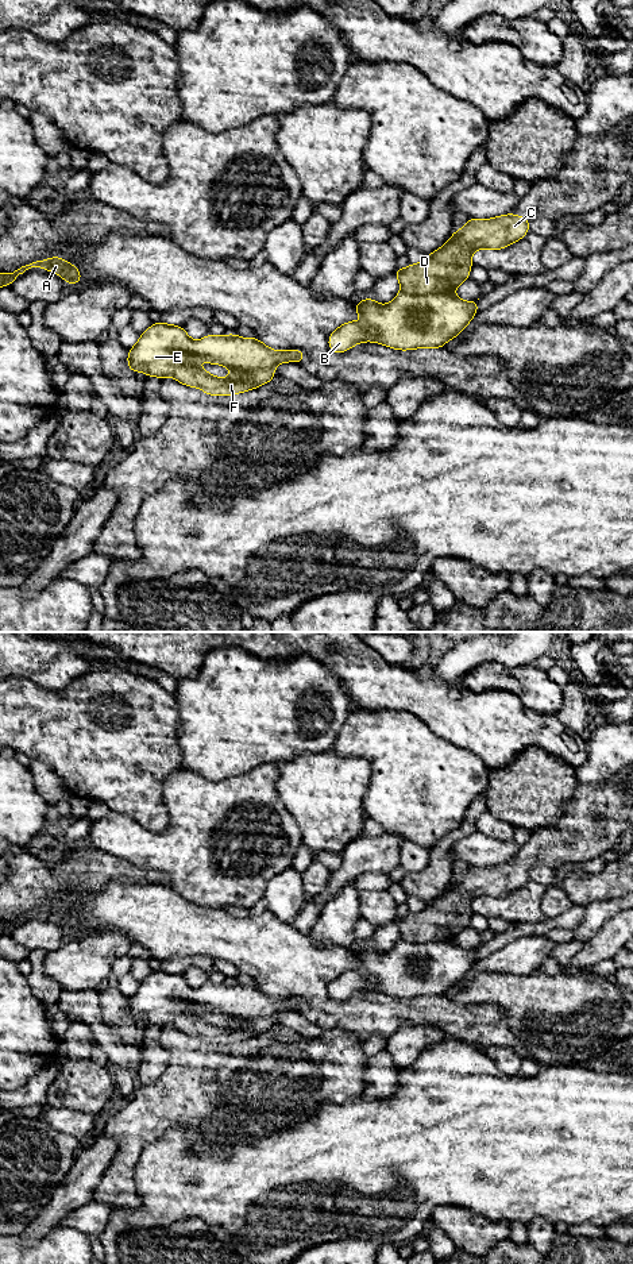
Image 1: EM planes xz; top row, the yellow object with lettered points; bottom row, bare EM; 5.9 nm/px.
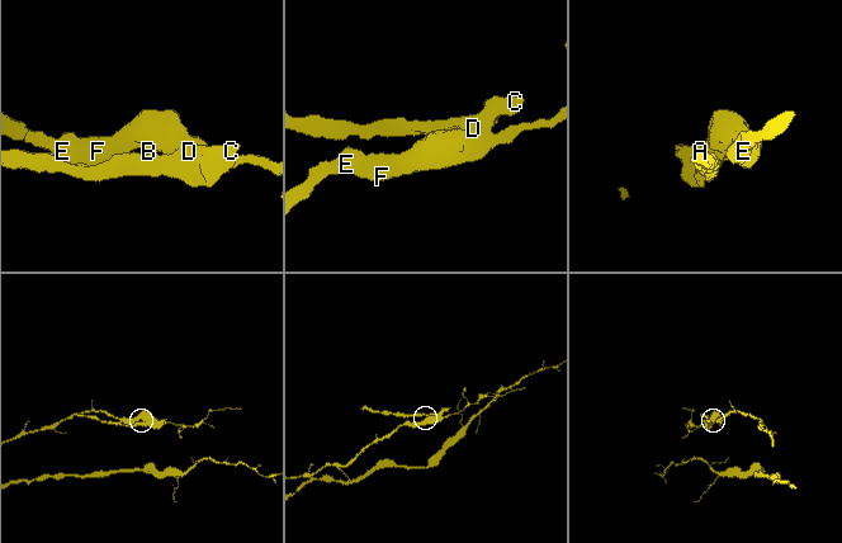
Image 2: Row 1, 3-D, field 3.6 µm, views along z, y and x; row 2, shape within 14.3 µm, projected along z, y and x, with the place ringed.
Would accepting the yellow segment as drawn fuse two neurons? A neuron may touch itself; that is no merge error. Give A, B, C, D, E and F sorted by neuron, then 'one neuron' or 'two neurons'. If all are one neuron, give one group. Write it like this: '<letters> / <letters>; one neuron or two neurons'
A C D / B E F; two neurons

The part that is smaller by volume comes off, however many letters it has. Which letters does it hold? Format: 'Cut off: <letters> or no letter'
Cut off: A, C, D

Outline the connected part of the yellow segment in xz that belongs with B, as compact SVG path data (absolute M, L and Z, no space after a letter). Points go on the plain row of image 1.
M400 940L386 953L378 952L374 947L364 947L352 953L368 976L363 978L360 971L355 968L336 976L328 987L328 995L336 1002L341 1002L362 990L375 990L402 999L441 997L448 989L456 986L478 960L478 948L463 949L455 943L412 944Z

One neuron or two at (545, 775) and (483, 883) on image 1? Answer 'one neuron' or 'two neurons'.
two neurons

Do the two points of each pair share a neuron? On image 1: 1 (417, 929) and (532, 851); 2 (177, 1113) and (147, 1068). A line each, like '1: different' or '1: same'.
1: same
2: different

